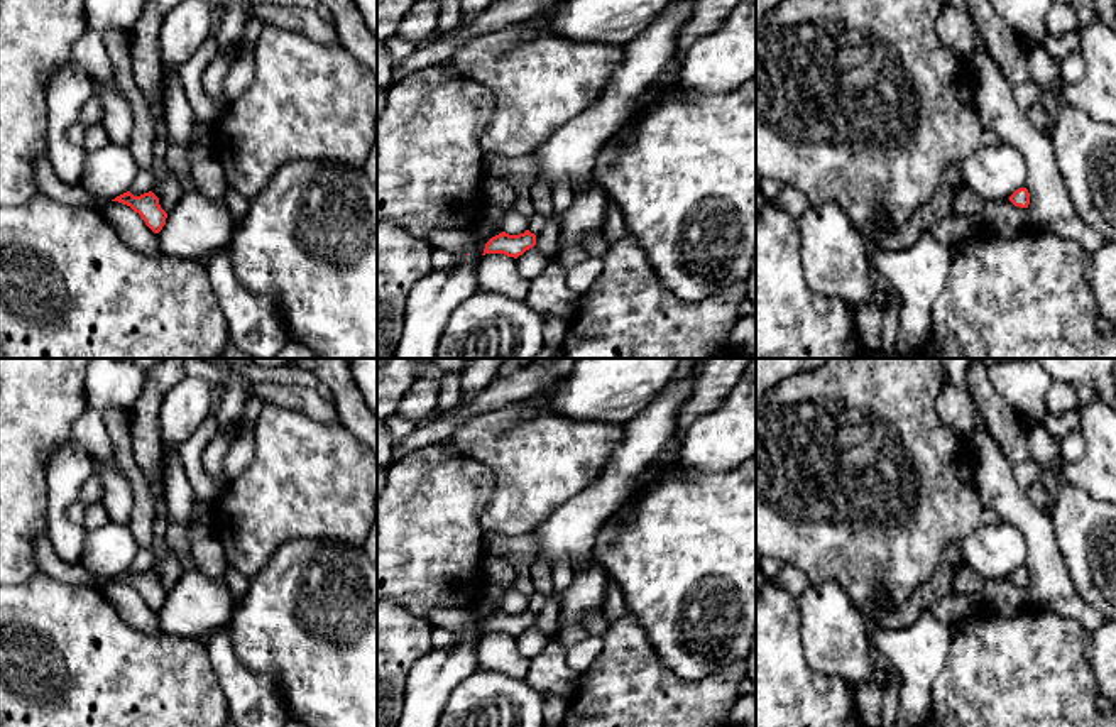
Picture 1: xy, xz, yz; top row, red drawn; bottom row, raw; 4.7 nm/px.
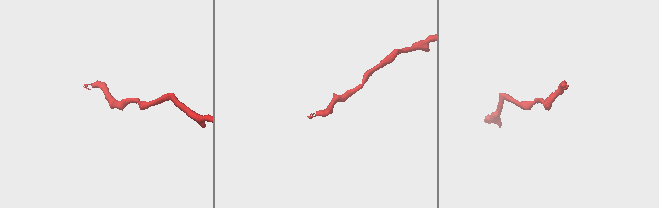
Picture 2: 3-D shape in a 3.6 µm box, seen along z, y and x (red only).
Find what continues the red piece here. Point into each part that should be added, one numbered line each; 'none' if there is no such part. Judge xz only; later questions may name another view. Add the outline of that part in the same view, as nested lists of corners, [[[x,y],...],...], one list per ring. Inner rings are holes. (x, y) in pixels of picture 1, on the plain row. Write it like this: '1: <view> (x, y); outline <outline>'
1: xz (459, 621); outline [[[435,607],[428,614],[428,622],[453,634],[473,634],[484,632],[487,620],[477,619],[470,609]]]

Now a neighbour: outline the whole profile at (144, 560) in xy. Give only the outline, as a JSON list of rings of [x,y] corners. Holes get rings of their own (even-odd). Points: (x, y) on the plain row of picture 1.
[[[139,548],[132,565],[130,565],[130,571],[134,575],[140,575],[144,571],[152,570],[154,566],[154,553],[150,548]]]

